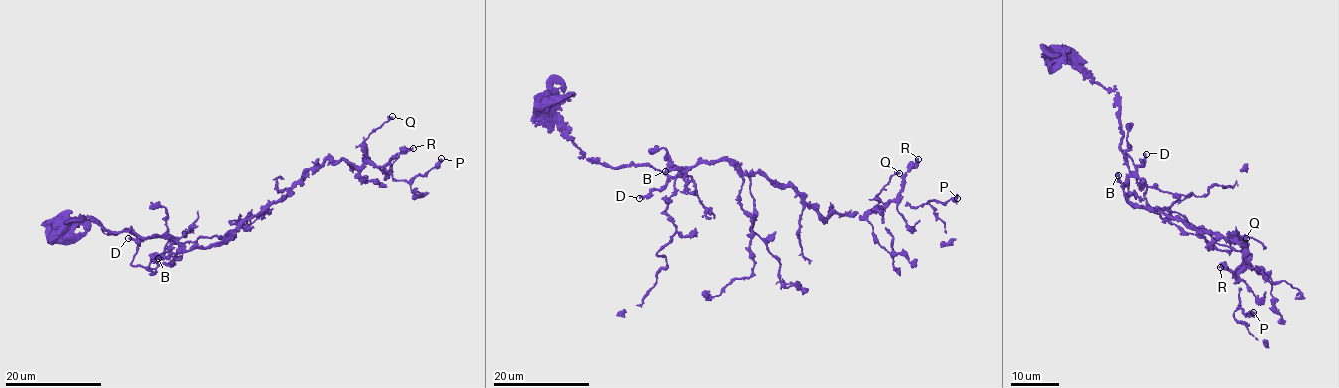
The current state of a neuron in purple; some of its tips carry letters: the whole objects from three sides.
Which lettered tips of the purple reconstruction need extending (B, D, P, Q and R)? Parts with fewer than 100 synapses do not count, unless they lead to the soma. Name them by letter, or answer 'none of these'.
D, R

